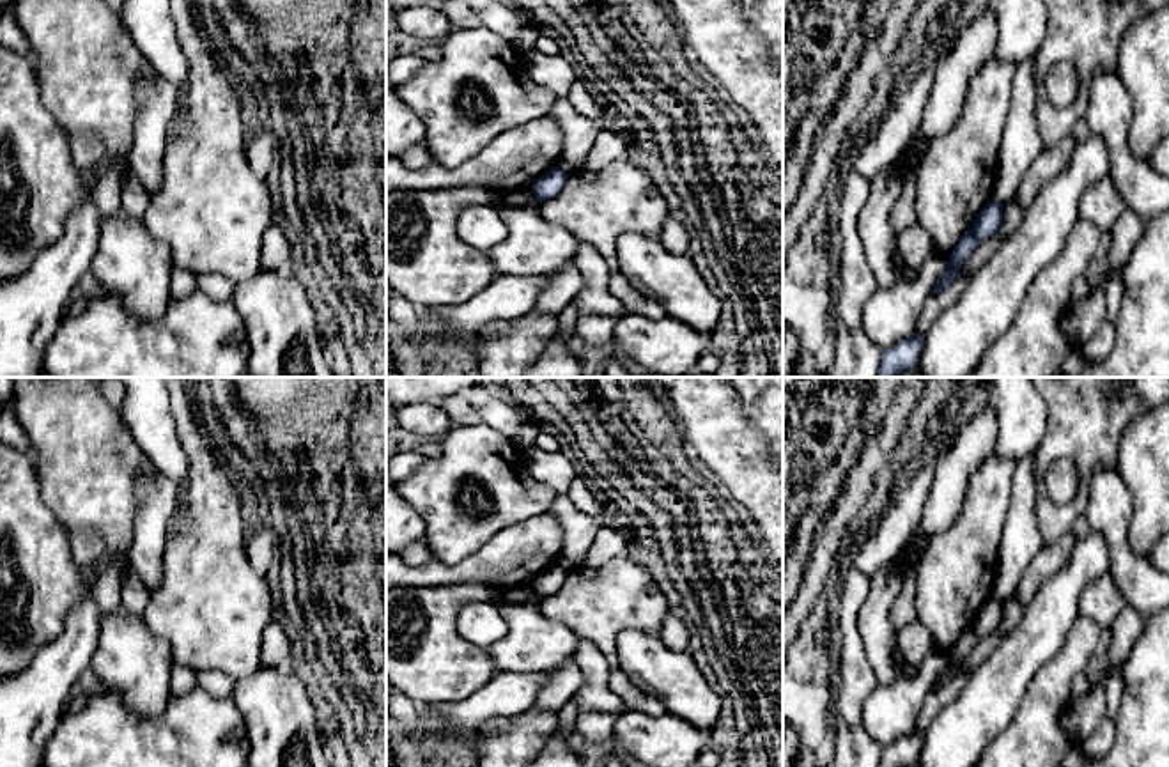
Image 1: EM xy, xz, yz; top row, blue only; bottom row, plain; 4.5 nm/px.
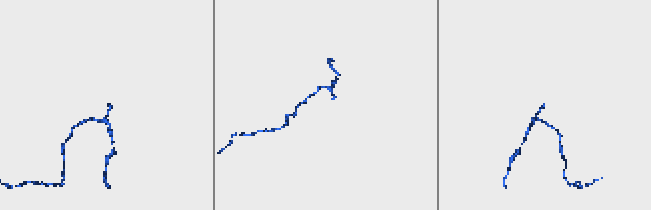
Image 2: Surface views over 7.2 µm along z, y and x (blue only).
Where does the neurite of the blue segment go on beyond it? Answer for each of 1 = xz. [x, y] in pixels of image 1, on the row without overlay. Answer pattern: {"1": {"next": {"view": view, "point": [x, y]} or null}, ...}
{"1": {"next": null}}

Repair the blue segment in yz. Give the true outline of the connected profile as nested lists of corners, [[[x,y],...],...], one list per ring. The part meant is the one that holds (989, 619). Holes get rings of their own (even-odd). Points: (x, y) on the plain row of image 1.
[[[992,597],[976,613],[972,624],[962,632],[960,639],[949,654],[946,668],[937,675],[932,691],[939,691],[960,675],[960,666],[967,659],[972,647],[988,632],[1001,627],[1003,600]]]

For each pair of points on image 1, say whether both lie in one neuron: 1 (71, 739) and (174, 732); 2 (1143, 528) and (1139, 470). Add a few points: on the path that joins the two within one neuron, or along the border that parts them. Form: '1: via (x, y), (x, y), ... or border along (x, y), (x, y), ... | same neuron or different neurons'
1: via (96, 739), (149, 739) | same neuron
2: via (1143, 514), (1143, 484) | same neuron

